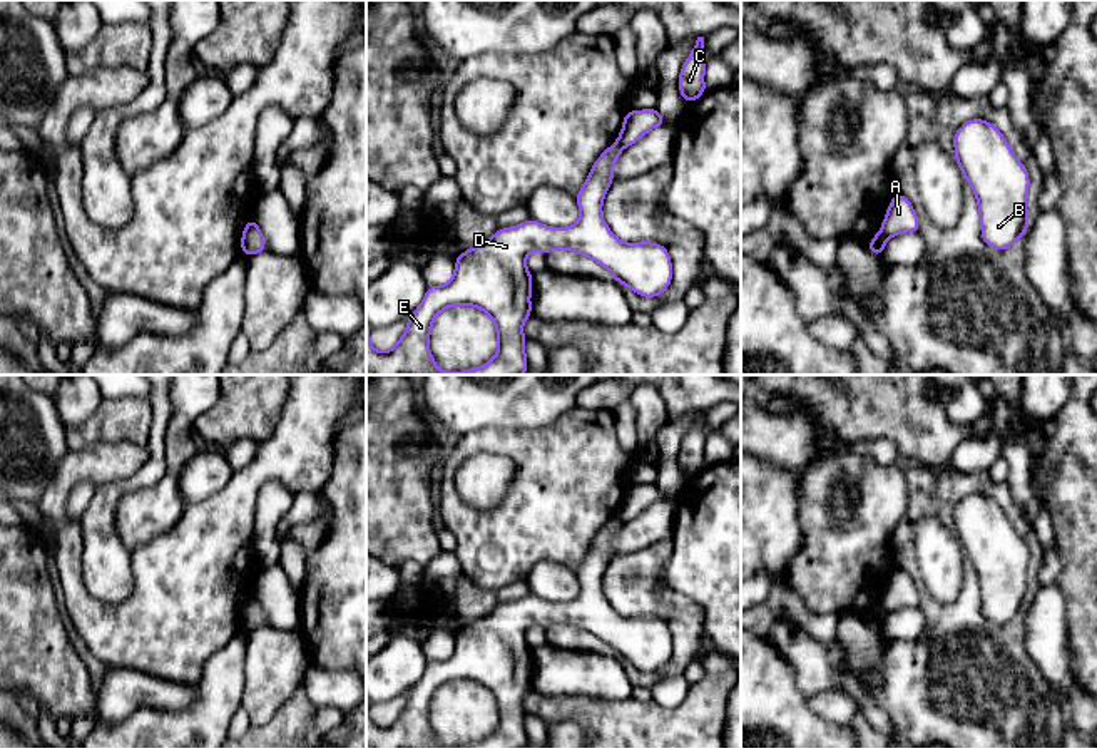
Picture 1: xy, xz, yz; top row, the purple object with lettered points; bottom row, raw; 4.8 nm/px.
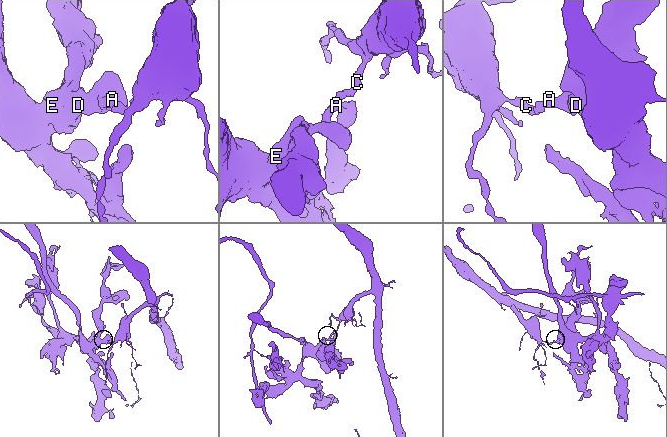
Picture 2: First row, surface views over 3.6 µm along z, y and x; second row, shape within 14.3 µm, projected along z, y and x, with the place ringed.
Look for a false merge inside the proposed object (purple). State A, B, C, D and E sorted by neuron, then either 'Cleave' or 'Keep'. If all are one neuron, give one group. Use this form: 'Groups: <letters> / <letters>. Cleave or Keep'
Groups: A B D E / C. Cleave

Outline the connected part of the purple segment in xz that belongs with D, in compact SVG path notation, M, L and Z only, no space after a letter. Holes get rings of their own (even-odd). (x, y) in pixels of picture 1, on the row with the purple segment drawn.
M619 142L612 144L592 166L582 189L575 194L580 218L570 228L548 228L535 219L518 226L497 229L482 244L460 253L455 261L455 276L445 286L428 286L420 306L408 316L406 331L390 351L376 351L370 343L370 325L366 321L366 375L523 375L528 370L525 358L523 321L532 316L530 293L532 273L525 258L533 251L543 254L554 249L569 249L584 254L605 269L612 278L645 298L656 298L666 291L672 279L672 263L667 249L659 243L622 243L602 218L602 201L614 179L614 162L622 152ZM468 305L487 313L497 328L498 351L485 365L467 371L440 371L430 353L430 331L440 311Z

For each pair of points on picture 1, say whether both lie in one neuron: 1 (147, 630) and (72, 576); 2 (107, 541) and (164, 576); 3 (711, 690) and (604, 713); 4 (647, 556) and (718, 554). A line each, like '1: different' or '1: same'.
1: same
2: different
3: same
4: different

